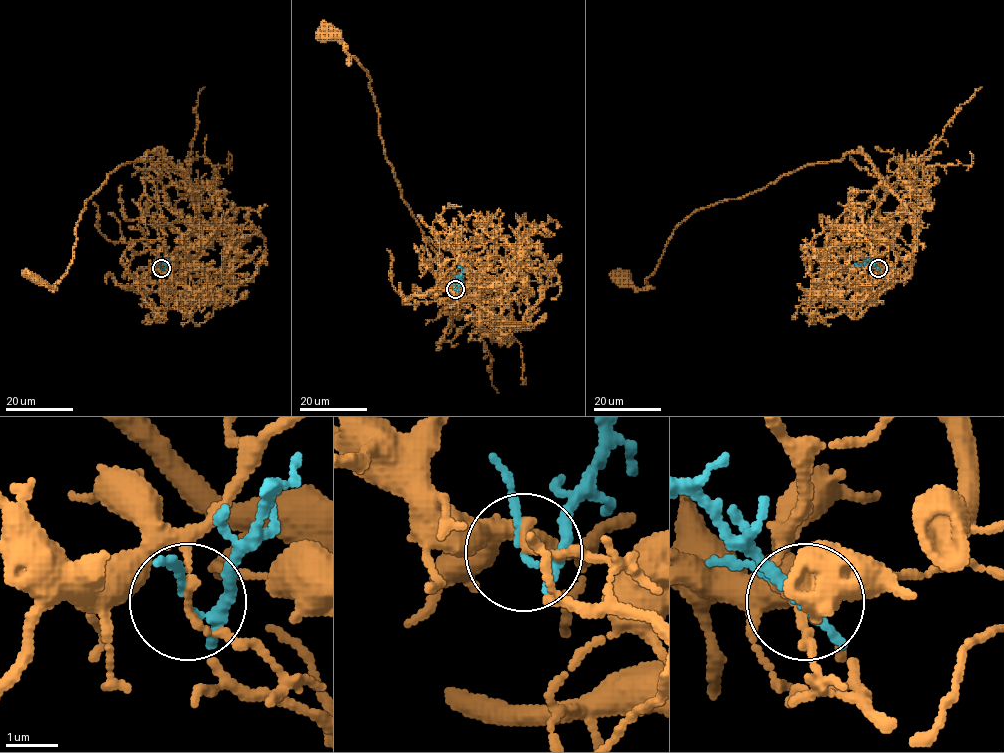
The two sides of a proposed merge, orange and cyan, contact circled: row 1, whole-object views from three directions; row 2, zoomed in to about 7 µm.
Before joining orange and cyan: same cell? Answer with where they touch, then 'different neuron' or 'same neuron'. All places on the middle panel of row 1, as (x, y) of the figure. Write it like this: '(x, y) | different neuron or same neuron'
(455, 289) | same neuron

